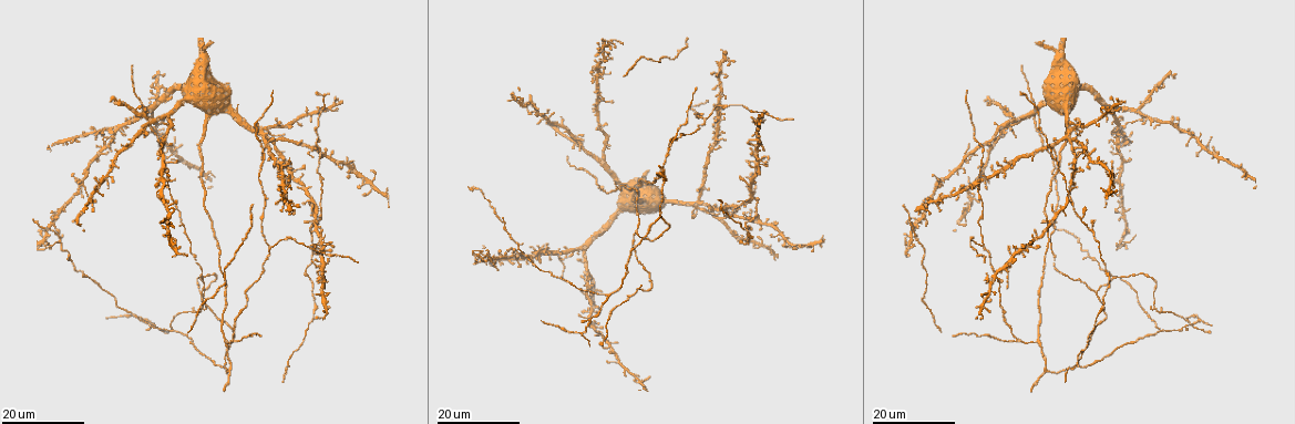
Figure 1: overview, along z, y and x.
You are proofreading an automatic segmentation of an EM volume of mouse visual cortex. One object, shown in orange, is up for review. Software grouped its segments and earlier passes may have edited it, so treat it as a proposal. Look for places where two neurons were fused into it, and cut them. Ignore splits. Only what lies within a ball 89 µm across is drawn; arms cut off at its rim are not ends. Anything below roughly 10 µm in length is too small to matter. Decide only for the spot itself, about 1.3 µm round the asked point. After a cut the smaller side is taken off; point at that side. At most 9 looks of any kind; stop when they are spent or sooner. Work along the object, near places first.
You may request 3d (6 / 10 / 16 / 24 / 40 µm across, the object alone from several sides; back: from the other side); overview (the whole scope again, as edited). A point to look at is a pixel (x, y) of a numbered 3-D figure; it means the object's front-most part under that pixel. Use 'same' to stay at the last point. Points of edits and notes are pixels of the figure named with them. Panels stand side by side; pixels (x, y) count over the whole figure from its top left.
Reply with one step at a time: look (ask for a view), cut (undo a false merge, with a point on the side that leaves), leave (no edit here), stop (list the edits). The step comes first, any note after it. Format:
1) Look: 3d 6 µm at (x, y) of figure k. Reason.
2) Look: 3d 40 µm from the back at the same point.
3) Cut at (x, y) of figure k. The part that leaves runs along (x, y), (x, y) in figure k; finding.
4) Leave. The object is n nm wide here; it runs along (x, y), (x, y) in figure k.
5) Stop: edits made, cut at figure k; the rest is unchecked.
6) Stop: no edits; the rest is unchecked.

Look: 3d 24 µm at (635, 232) of figure 1. Three-way junction.

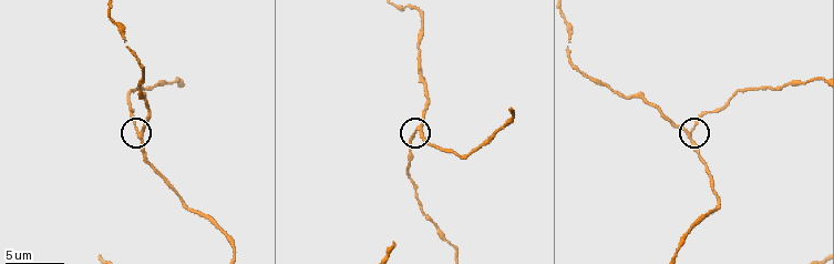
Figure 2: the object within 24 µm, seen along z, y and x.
Look: 3d 10 µm at (142, 134) of figure 2. Zoom in.

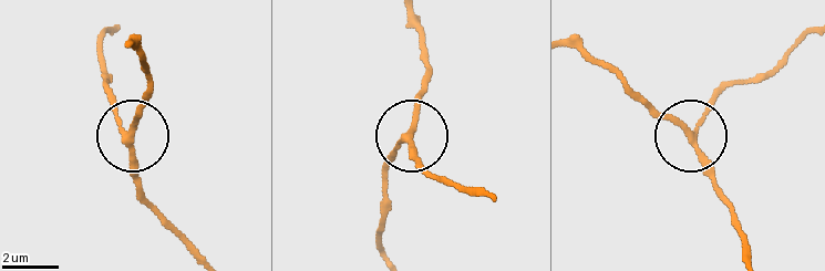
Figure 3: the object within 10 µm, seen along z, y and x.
Look: 3d 10 µm from the back at (131, 130) of figure 3.

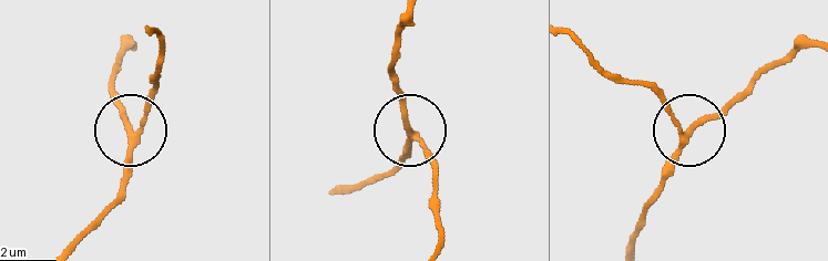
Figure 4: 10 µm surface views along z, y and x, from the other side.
Leave. The object is 200 nm wide here; continuous, no second neuron.

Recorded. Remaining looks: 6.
Look: 3d 16 µm at (1015, 341) of figure 1. Small branch off a trunk.

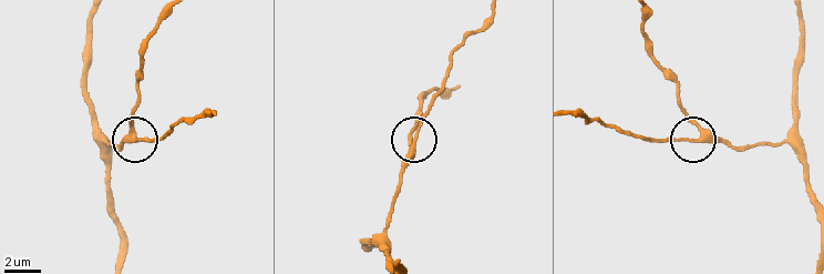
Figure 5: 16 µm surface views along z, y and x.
Look: 3d 6 µm at (414, 148) of figure 5.

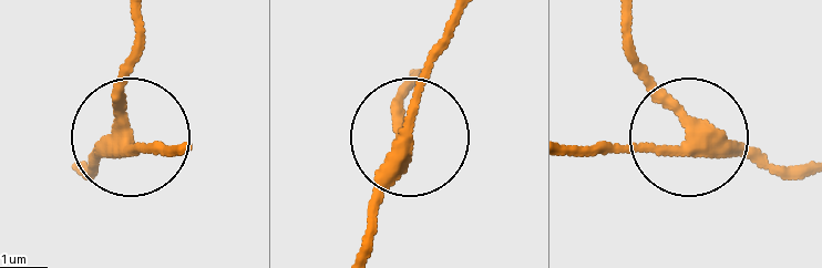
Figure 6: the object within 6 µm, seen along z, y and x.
Leave. The side arm is 20 µm long; it runs along (78, 164), (125, 144), (168, 152) in figure 6; one neuron here.

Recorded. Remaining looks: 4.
Look: 3d 24 µm at (1037, 343) of figure 1. Three arms meet.

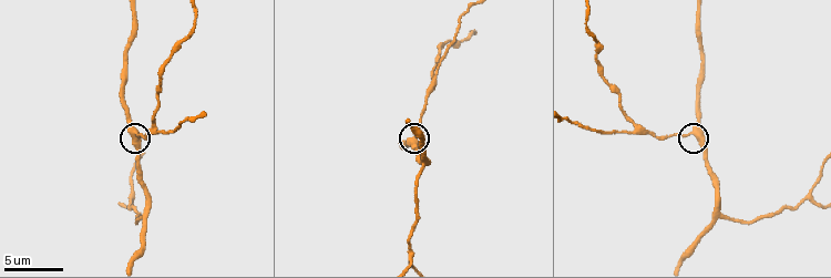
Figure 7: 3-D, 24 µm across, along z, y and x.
Look: 3d 10 µm at (135, 133) of figure 7.

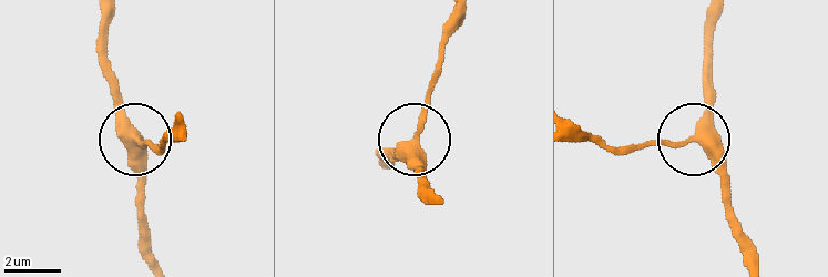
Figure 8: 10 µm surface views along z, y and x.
Leave. The object is 380 nm wide here; continuous, no second neuron.

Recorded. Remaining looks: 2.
Look: 3d 16 µm at (271, 249) of figure 1. Three-way junction.

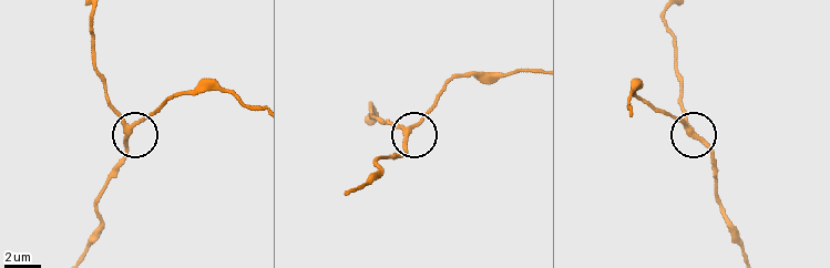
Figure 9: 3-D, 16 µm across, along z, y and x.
Look: 3d 6 µm at (410, 128) of figure 9. Closer look.

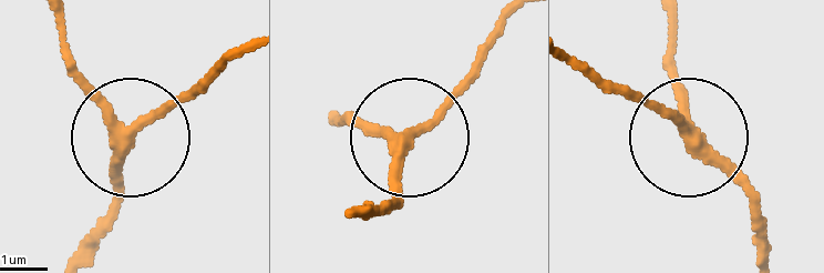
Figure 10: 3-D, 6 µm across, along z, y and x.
Leave. It runs along (354, 210), (394, 198), (402, 150), (490, 47) in figure 10; all the same neuron.

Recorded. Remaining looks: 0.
Stop: no edits; the rest is unchecked.

